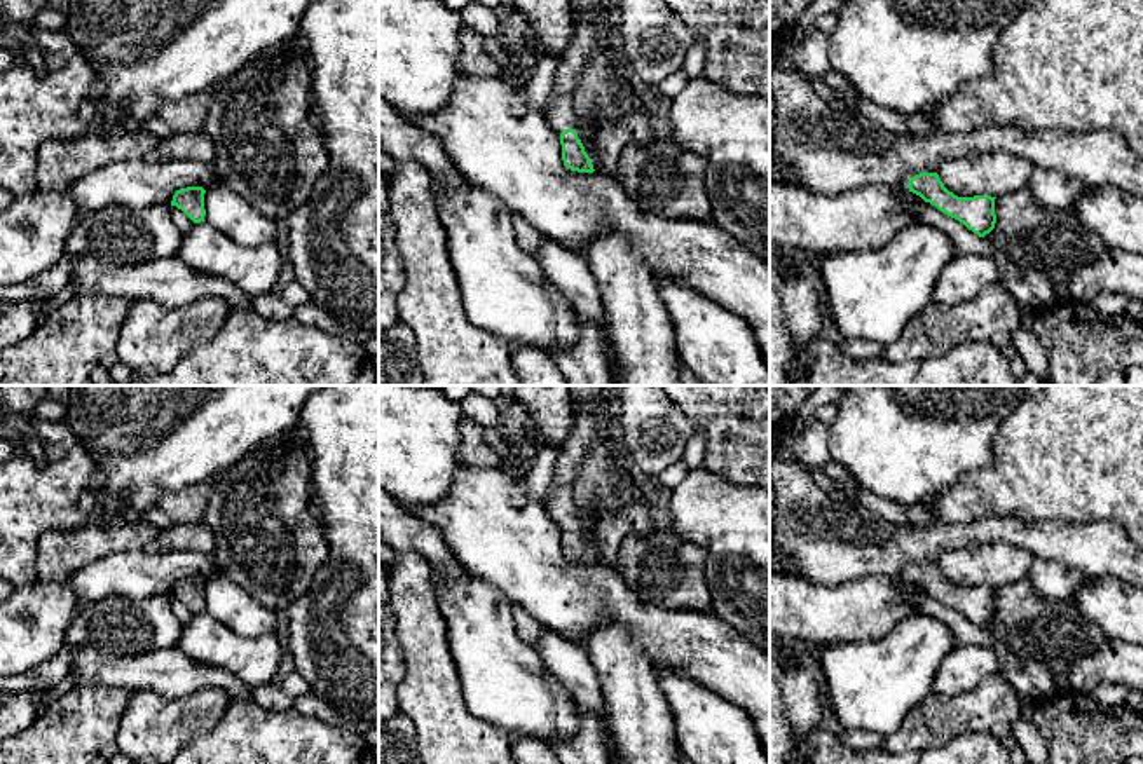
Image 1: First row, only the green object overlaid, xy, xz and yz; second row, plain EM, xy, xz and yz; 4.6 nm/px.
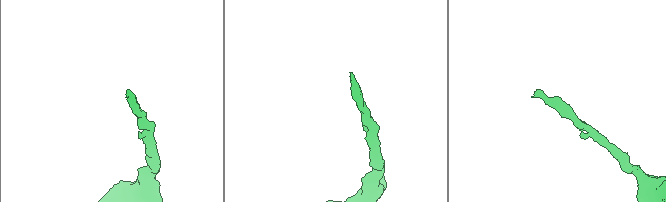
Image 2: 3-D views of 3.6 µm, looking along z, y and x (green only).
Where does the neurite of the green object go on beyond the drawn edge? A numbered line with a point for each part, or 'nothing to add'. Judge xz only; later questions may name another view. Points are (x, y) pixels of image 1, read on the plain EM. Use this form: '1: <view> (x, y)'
1: xz (561, 504)

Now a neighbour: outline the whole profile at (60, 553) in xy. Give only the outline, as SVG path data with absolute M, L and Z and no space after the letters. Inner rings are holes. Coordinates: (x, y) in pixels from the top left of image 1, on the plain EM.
M143 520L96 523L44 532L38 539L37 579L63 583L84 565L112 553L138 551L157 541L159 529Z

